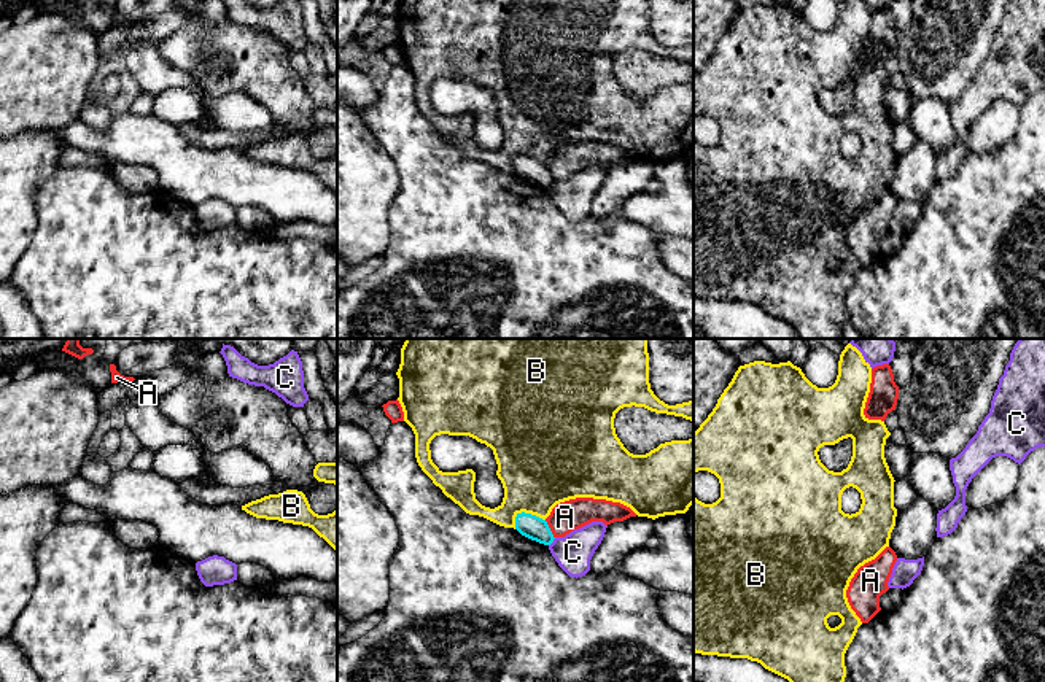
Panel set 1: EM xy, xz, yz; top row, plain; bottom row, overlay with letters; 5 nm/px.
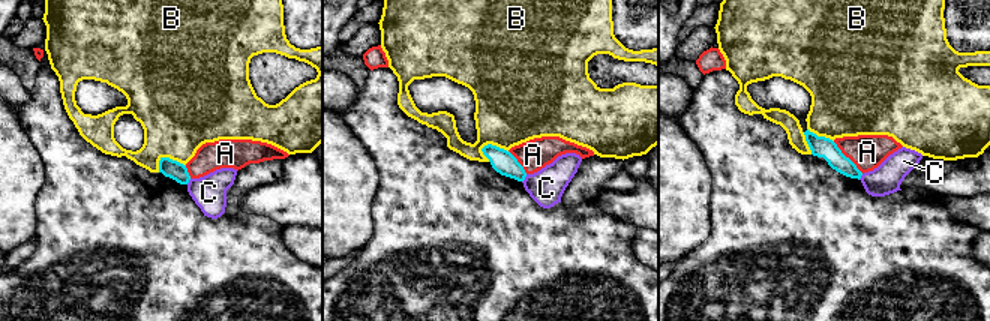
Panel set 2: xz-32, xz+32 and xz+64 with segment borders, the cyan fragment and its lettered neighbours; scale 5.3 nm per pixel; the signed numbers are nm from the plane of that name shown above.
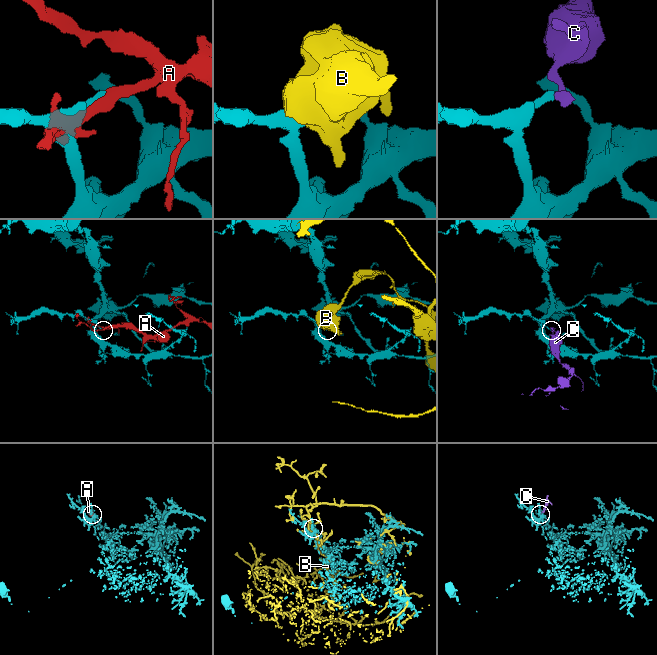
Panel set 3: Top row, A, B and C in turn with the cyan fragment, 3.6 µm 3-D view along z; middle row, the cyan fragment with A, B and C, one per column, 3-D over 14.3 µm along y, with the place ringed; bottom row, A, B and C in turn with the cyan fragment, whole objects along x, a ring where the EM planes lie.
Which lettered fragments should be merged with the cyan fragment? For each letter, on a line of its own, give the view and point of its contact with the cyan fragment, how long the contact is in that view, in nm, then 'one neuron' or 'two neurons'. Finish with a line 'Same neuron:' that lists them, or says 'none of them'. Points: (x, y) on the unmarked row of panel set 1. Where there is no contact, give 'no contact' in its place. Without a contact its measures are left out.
A: meets cyan in xz at (549, 174); contact 110 nm long; two neurons
B: meets cyan in xz at (524, 156); contact 170 nm long; two neurons
C: meets cyan in xz at (552, 185); contact 60 nm long; two neurons
Same neuron: none of them

